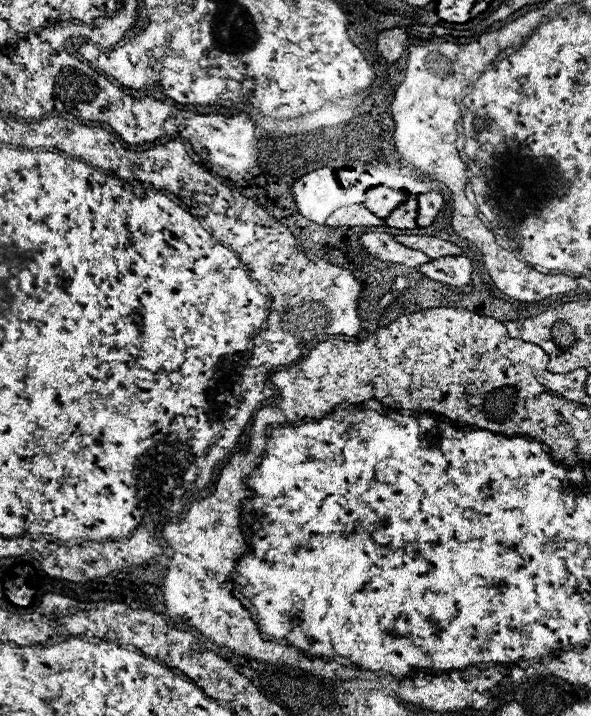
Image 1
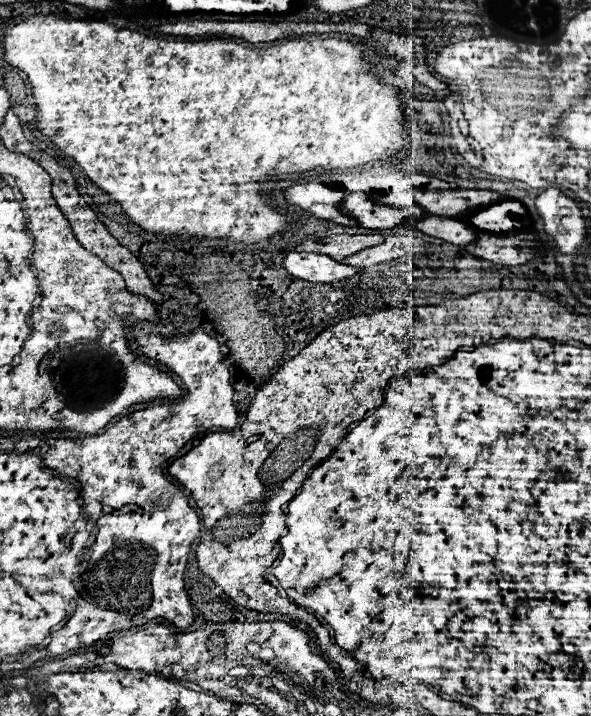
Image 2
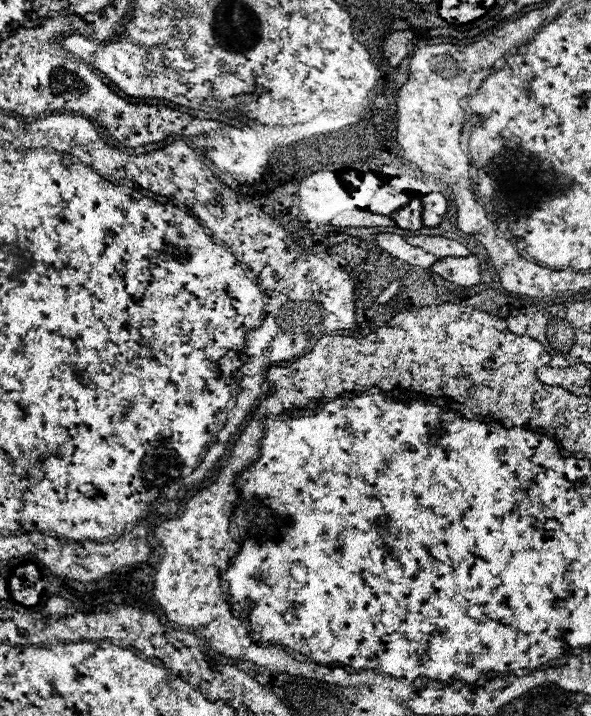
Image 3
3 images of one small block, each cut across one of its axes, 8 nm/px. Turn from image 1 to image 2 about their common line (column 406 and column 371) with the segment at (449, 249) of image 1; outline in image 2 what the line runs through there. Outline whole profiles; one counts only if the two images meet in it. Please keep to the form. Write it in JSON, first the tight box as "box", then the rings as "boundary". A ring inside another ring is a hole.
{"box":[296,234,384,260],"boundary":[[[336,234],[330,240],[324,242],[304,242],[296,248],[296,252],[326,252],[328,256],[334,256],[334,260],[344,260],[352,254],[356,254],[360,248],[378,246],[384,242],[384,236],[348,236],[348,234]]]}

